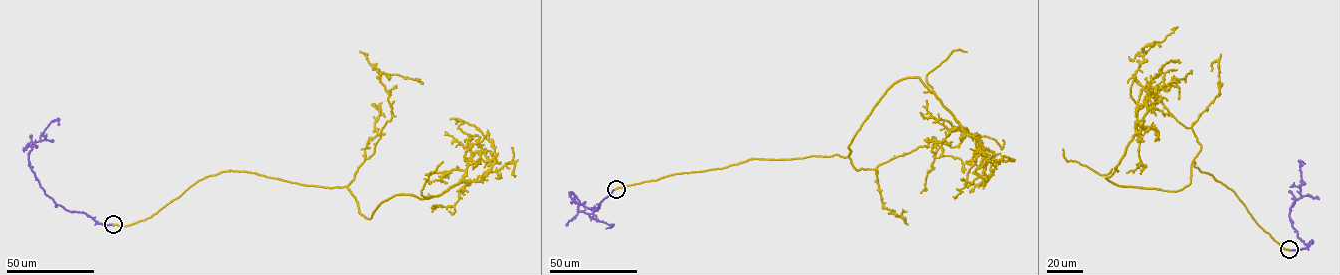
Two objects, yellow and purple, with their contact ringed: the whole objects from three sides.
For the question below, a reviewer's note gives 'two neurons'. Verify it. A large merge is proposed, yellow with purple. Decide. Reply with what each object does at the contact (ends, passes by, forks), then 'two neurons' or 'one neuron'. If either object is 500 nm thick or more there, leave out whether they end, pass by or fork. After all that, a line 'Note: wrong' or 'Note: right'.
yellow ends; purple ends; one neuron
Note: wrong

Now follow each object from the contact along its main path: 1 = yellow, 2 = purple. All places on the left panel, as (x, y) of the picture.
1: (113, 224), (231, 170), (346, 186), (368, 218), (397, 195), (427, 199), (489, 171), (492, 143), (450, 119)
2: (113, 224), (98, 223), (83, 212), (66, 210), (41, 187), (30, 165), (29, 152), (57, 119), (52, 121)

